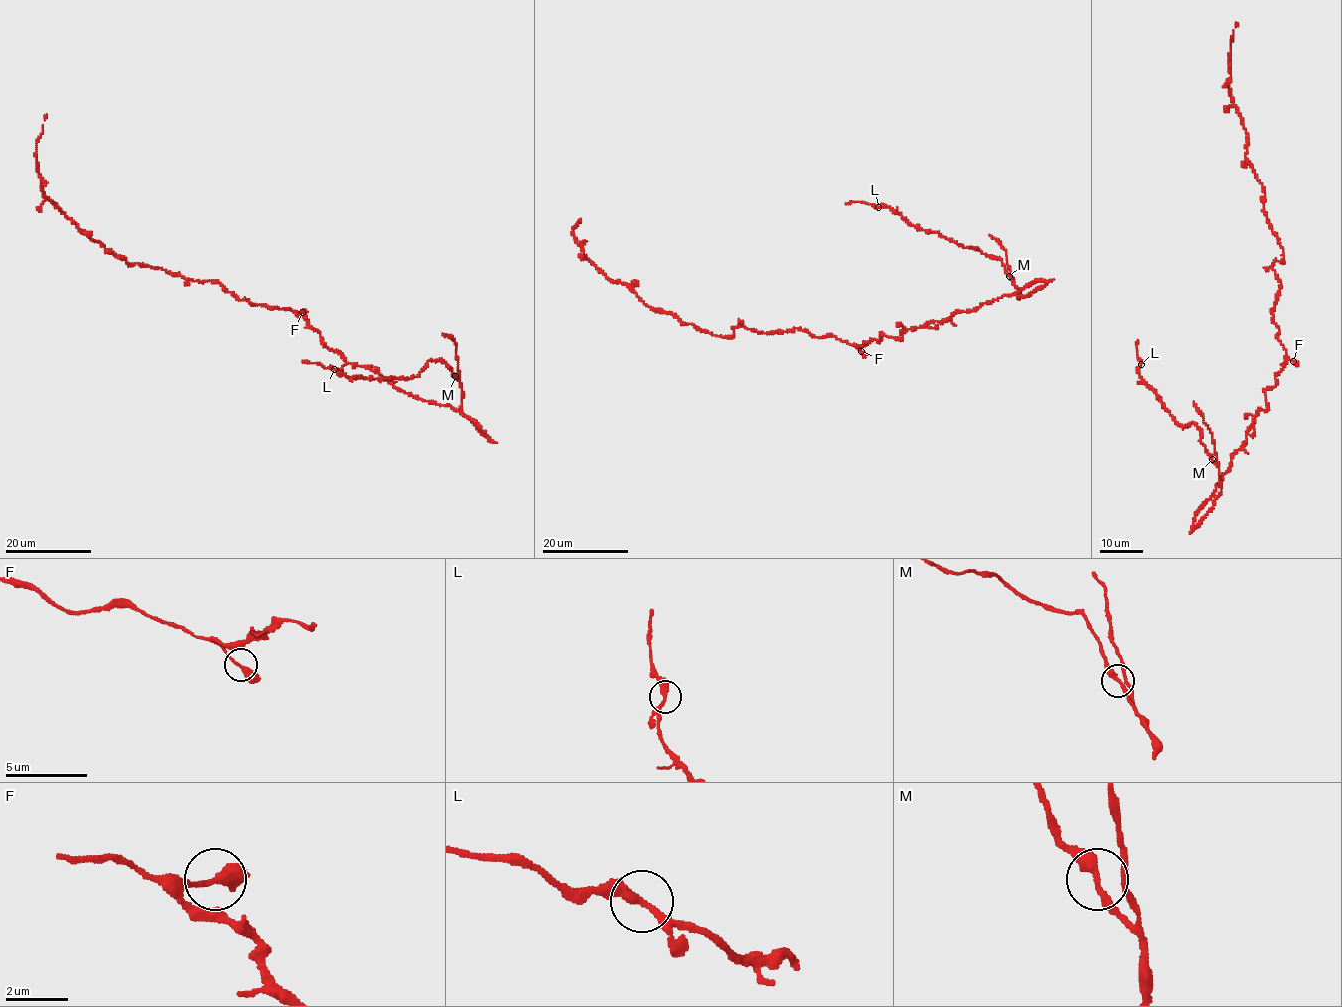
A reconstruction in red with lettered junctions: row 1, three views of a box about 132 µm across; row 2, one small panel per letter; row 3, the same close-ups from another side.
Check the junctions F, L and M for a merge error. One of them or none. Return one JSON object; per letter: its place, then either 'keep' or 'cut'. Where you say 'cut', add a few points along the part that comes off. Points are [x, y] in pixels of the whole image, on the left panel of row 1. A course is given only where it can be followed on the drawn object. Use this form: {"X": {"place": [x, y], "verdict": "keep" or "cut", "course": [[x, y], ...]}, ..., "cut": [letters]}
{"F": {"place": [302, 312], "verdict": "keep"}, "L": {"place": [334, 369], "verdict": "keep"}, "M": {"place": [455, 376], "verdict": "keep"}, "cut": []}

